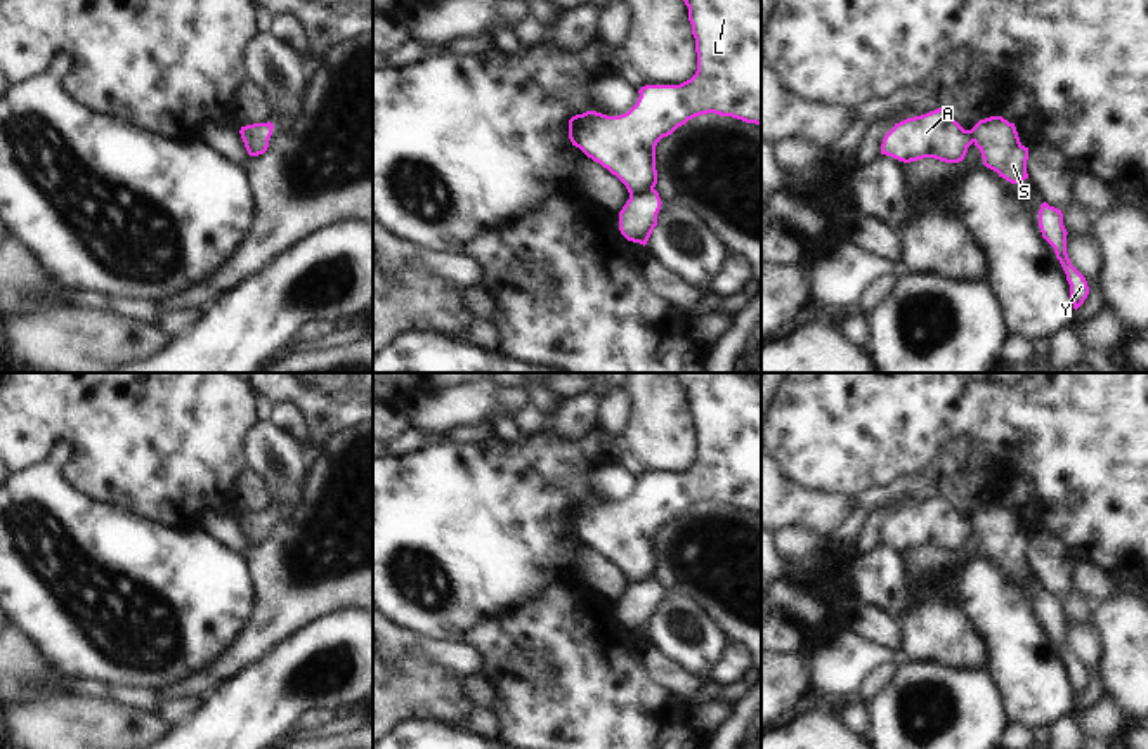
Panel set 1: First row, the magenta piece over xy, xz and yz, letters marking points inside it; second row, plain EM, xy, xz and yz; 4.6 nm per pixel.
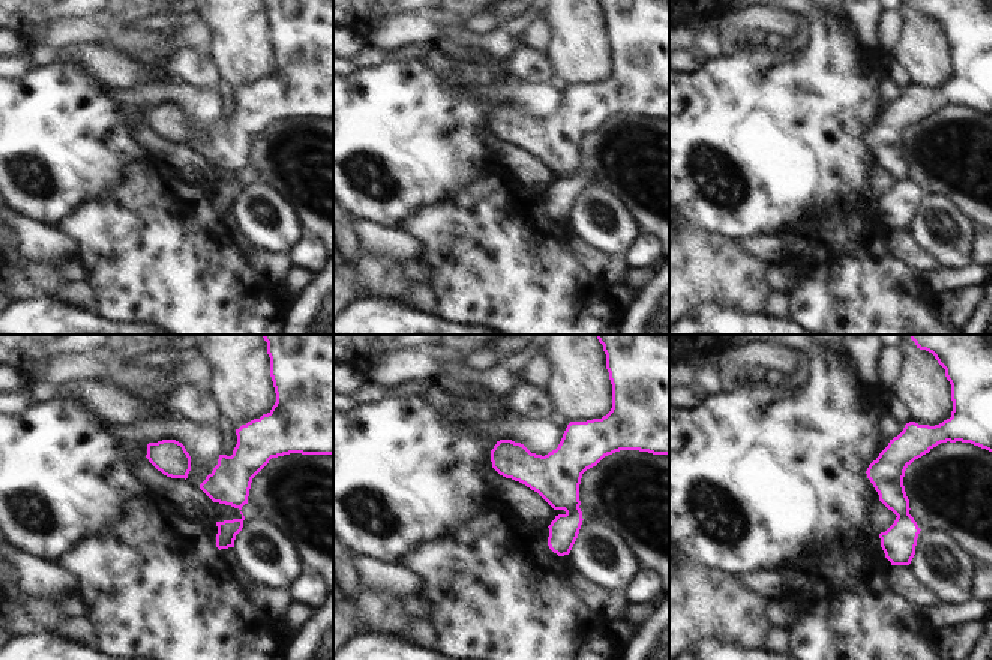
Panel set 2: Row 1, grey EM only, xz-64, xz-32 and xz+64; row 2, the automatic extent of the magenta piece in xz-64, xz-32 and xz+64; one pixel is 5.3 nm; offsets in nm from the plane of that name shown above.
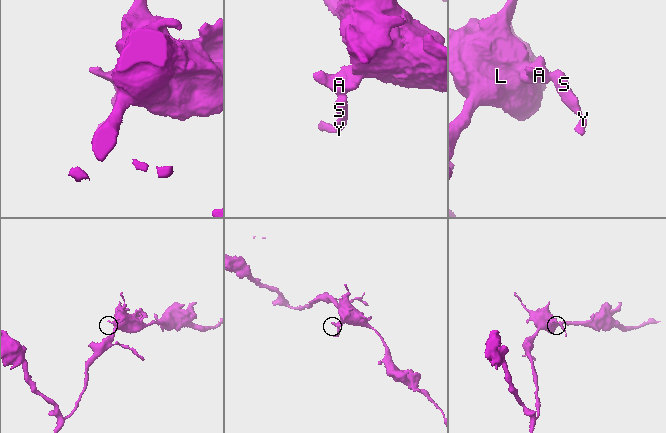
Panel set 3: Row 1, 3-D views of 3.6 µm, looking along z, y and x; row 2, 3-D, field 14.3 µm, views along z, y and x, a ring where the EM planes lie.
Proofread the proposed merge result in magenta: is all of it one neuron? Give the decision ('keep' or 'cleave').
cleave

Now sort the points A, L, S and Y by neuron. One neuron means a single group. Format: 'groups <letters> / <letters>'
groups A L / S Y

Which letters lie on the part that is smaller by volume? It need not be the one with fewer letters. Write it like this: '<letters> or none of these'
S, Y

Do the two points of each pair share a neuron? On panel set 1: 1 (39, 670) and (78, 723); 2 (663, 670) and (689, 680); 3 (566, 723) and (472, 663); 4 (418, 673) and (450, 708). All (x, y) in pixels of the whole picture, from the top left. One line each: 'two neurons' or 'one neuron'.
1: two neurons
2: one neuron
3: two neurons
4: one neuron

